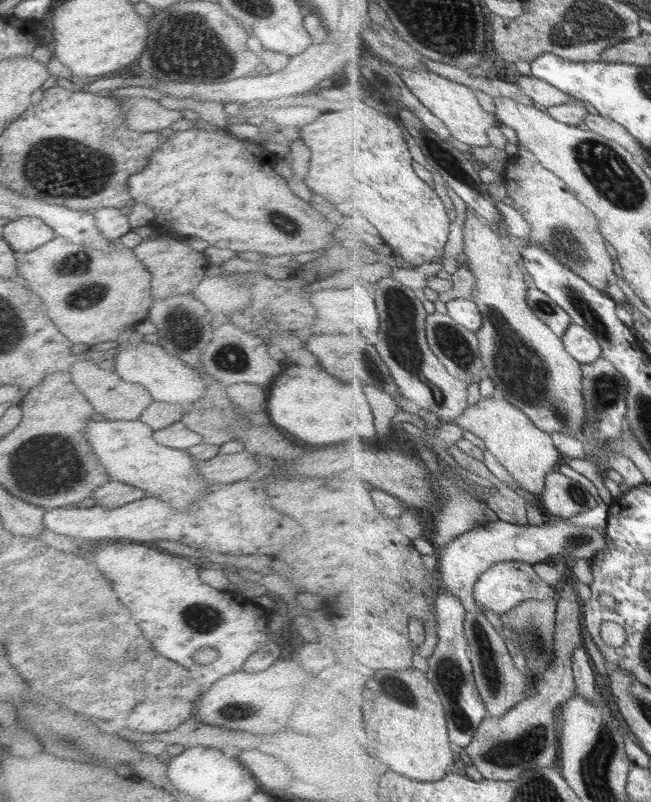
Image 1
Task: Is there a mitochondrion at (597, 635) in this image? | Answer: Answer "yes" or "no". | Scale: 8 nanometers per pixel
no

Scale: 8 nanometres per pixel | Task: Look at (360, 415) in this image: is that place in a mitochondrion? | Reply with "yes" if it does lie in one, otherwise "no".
no

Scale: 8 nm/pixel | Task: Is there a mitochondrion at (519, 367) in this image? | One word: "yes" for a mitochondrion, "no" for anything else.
yes

